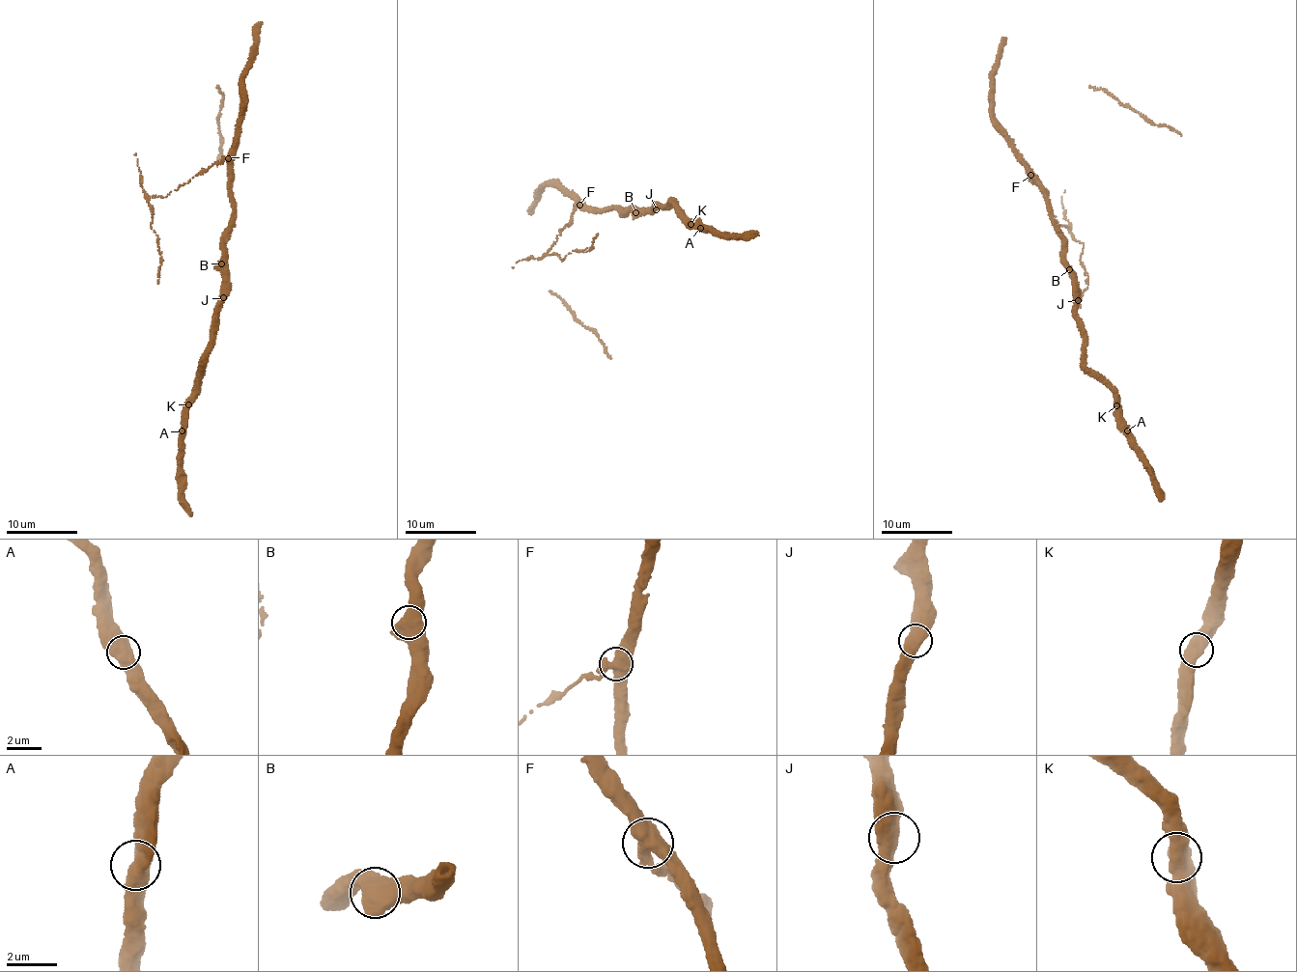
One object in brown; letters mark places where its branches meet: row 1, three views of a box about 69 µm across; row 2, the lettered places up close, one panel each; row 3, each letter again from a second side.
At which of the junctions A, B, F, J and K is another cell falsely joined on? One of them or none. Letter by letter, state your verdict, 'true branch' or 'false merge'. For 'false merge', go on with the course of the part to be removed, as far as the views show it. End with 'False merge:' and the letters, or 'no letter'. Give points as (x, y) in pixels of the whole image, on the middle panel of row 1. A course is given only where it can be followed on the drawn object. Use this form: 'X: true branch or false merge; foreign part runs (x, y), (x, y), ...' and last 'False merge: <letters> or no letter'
A: true branch
B: true branch
F: false merge; foreign part runs (579, 205), (570, 224), (565, 225), (547, 253), (553, 253), (563, 261), (573, 250), (589, 251), (598, 234)
J: true branch
K: true branch
False merge: F

